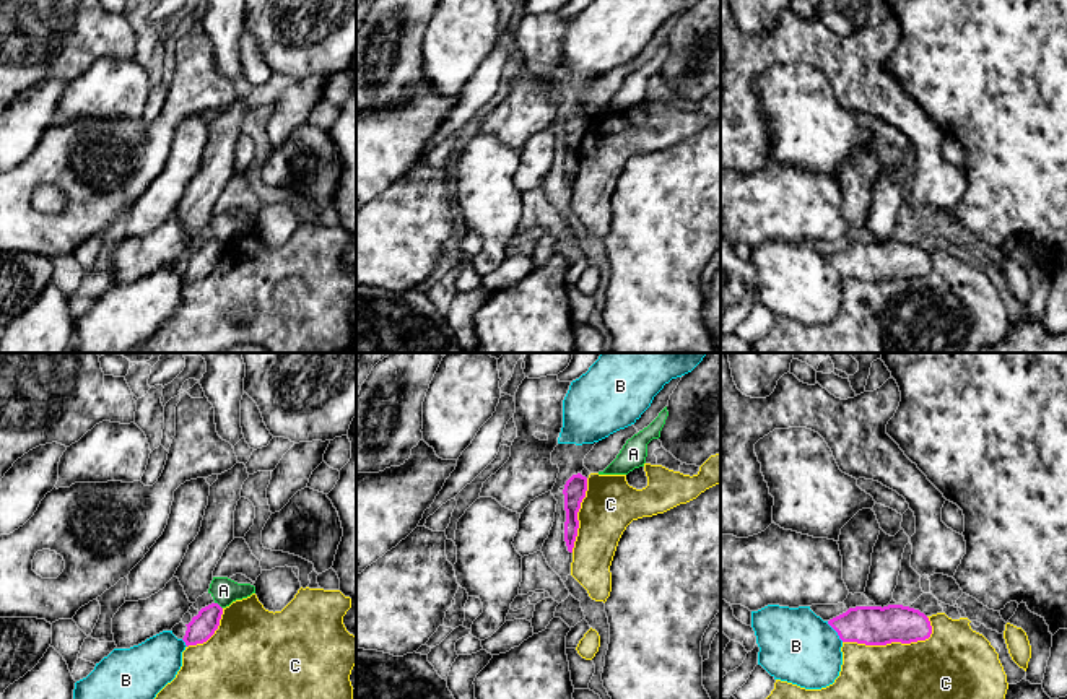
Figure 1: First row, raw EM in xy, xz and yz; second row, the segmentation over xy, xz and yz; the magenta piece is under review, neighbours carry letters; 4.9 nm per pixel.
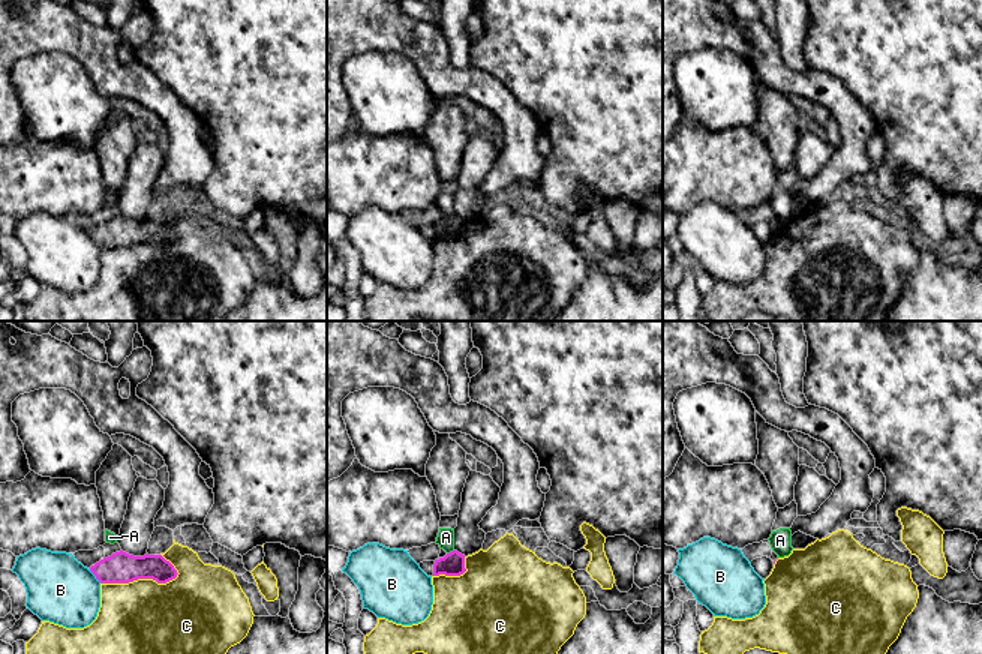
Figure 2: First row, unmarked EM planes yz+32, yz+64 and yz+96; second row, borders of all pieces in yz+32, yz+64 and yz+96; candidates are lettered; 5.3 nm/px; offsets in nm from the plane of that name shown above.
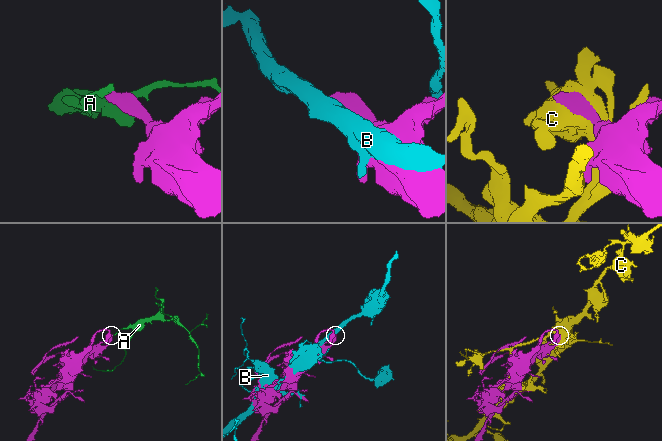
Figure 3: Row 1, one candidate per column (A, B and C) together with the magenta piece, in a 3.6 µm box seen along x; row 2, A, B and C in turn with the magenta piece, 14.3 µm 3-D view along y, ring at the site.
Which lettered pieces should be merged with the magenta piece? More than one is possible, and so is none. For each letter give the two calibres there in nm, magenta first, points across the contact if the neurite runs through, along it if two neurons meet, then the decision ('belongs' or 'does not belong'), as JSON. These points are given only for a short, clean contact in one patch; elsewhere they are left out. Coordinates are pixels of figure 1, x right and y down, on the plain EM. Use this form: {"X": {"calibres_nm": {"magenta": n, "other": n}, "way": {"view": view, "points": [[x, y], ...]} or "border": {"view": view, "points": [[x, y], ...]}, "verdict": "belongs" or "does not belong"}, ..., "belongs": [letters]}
{"A": {"calibres_nm": {"magenta": 130, "other": 130}, "border": {"view": "xy", "points": [[215, 238], [222, 244]]}, "verdict": "does not belong"}, "B": {"calibres_nm": {"magenta": 190, "other": 360}, "verdict": "does not belong"}, "C": {"calibres_nm": {"magenta": 190, "other": 480}, "verdict": "does not belong"}, "belongs": []}

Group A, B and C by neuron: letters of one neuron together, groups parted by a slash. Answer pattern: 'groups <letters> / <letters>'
groups A / B / C

